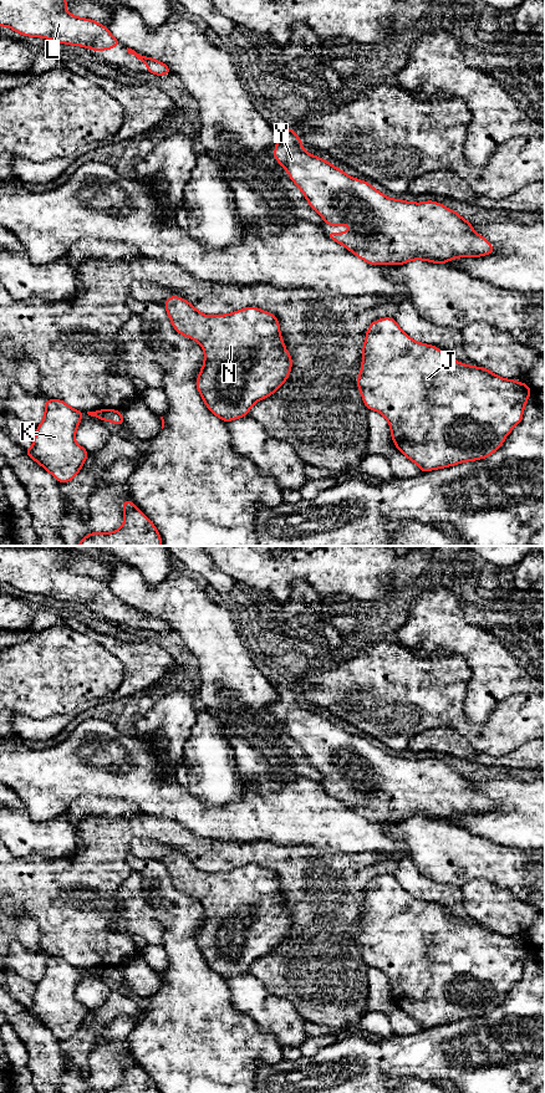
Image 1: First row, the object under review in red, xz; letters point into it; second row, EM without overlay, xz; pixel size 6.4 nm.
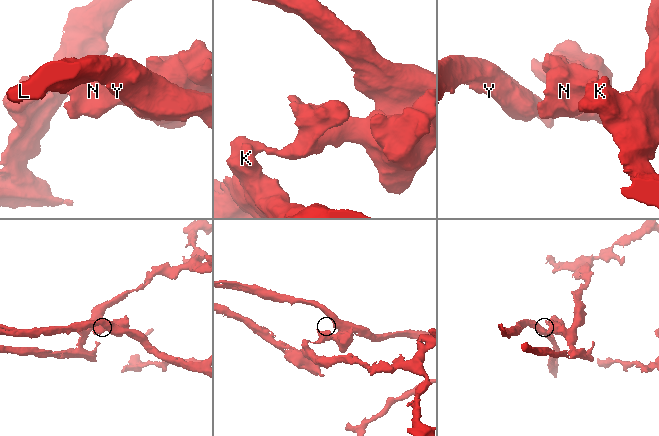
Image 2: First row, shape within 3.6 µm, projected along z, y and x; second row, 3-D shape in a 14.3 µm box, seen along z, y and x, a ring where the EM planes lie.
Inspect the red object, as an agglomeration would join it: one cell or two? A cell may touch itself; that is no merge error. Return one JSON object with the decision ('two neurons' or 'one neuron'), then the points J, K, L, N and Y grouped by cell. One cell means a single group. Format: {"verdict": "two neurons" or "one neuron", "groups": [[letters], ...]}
{"verdict": "two neurons", "groups": [["J", "L", "N", "Y"], ["K"]]}

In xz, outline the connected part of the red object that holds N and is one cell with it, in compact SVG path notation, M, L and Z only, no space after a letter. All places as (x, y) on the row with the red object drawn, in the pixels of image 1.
M179 296L168 297L164 307L174 330L203 347L204 364L197 378L197 389L207 408L225 423L246 417L256 402L270 397L289 378L292 361L275 315L246 307L228 315L208 316Z

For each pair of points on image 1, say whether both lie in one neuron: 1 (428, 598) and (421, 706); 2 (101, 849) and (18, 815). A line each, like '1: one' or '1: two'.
1: two
2: two

